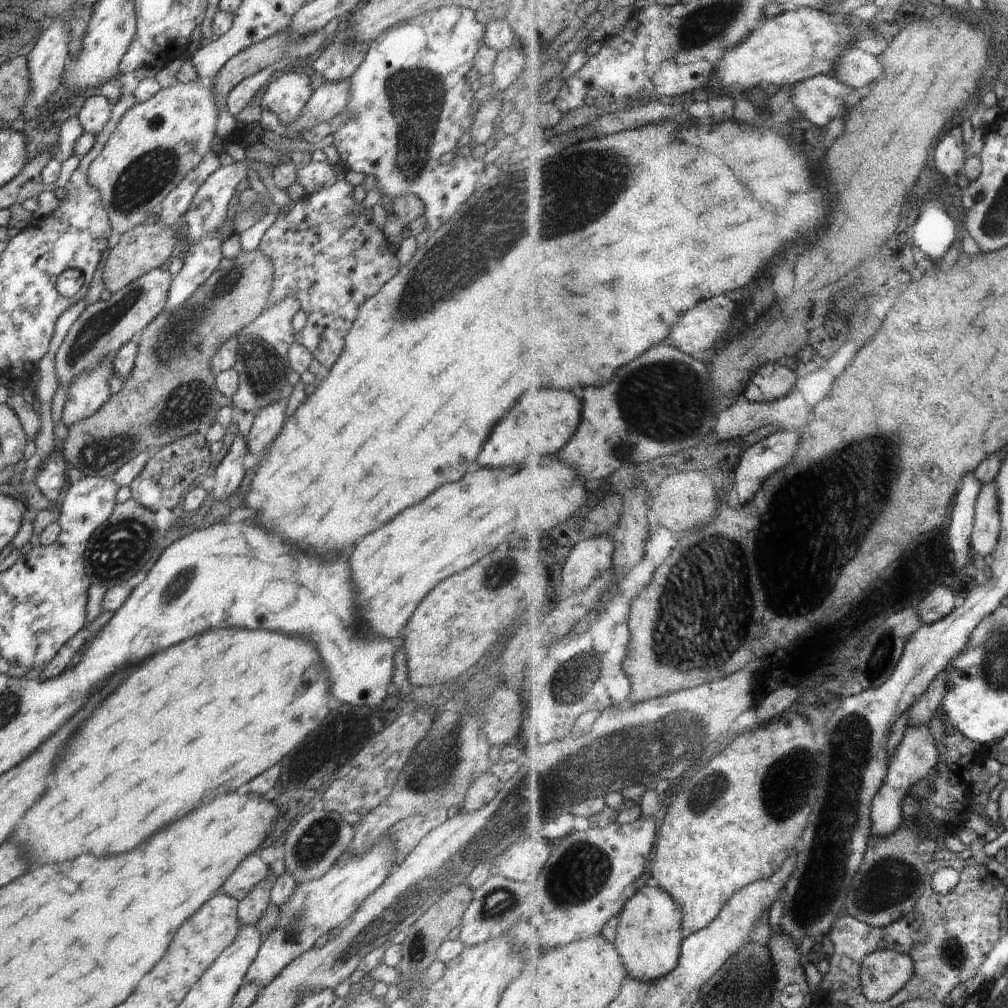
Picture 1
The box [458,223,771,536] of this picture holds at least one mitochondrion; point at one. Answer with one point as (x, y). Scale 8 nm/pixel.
(633, 392)

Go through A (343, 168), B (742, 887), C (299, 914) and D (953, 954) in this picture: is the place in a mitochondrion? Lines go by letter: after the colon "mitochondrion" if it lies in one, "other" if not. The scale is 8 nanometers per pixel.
A: other
B: other
C: mitochondrion
D: mitochondrion

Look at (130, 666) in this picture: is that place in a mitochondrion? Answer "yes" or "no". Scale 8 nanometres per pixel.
no

